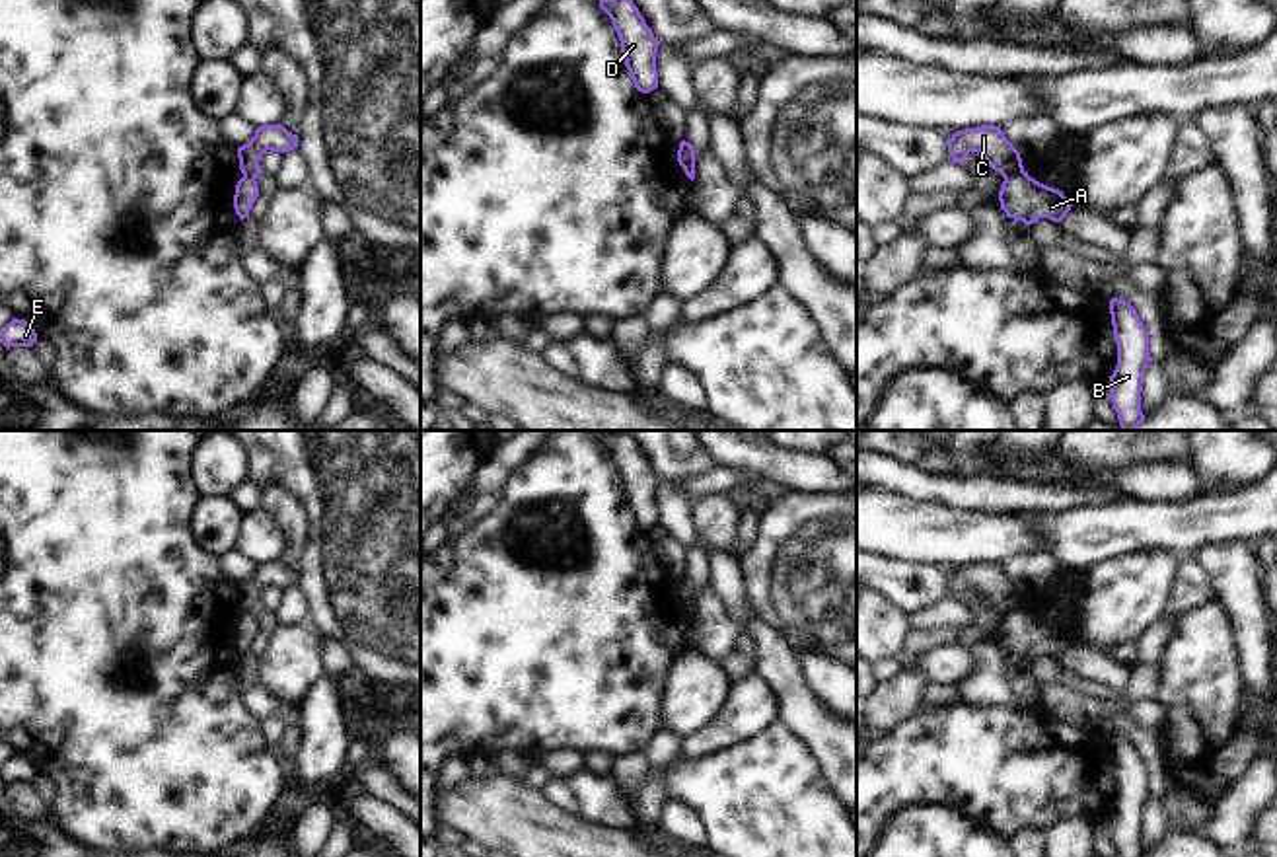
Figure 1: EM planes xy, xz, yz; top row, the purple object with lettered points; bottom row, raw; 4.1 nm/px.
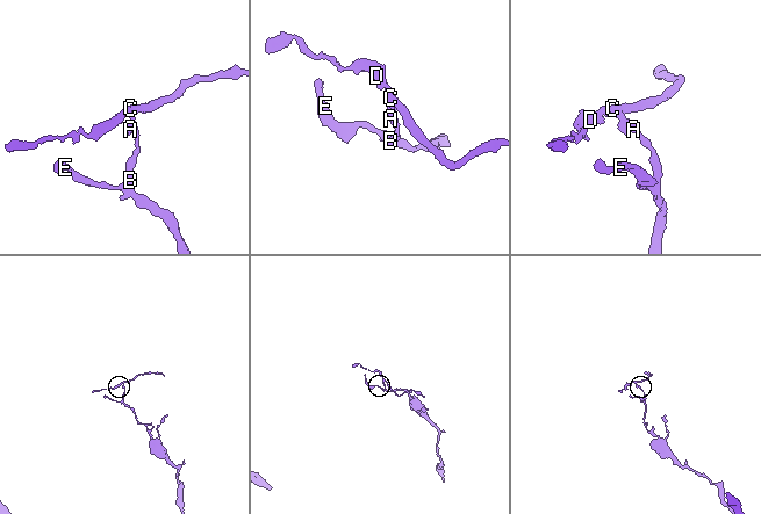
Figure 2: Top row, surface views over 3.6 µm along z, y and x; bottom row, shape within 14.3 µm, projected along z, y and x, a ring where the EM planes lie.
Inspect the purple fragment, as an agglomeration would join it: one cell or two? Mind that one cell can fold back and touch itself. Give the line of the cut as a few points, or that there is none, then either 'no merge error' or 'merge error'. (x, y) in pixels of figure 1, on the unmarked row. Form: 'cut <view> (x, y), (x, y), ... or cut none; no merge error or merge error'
cut yz (1022, 604), (1005, 616); merge error

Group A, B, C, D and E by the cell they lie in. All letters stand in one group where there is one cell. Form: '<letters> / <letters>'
A B E / C D

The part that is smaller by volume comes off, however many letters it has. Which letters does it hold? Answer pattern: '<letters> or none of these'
C, D

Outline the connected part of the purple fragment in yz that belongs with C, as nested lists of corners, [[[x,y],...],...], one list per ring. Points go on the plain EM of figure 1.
[[[981,561],[958,567],[946,577],[952,598],[964,602],[969,588],[977,588],[1004,615],[1022,608],[1020,588],[1006,577],[1001,563]]]

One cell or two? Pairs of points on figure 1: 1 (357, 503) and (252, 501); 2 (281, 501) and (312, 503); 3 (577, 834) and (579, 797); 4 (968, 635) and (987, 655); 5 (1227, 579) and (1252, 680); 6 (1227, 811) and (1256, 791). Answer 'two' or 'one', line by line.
1: two
2: two
3: two
4: two
5: one
6: one

